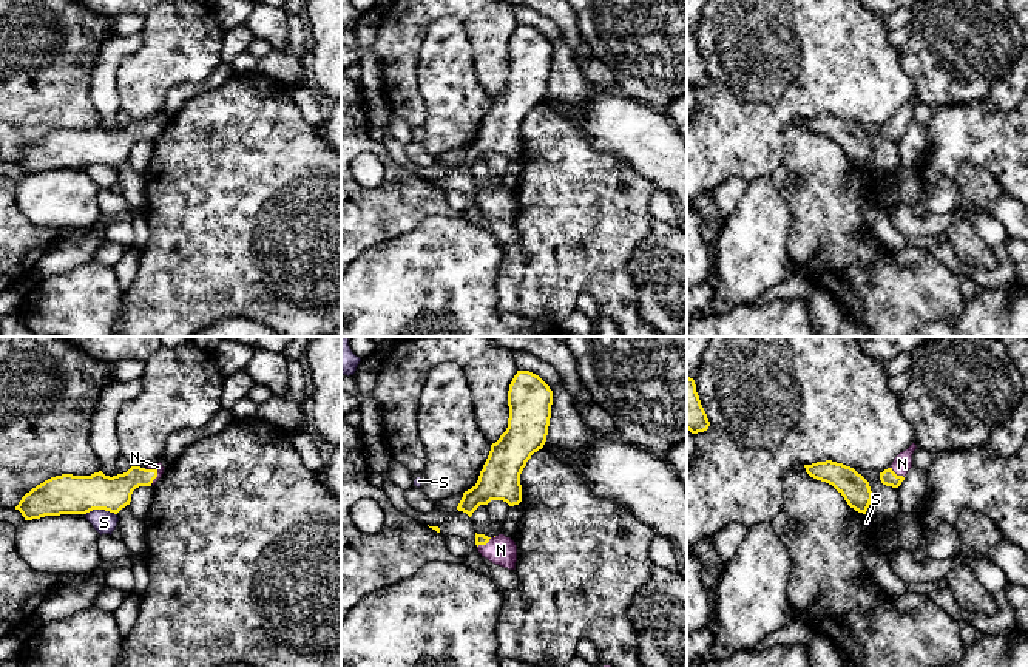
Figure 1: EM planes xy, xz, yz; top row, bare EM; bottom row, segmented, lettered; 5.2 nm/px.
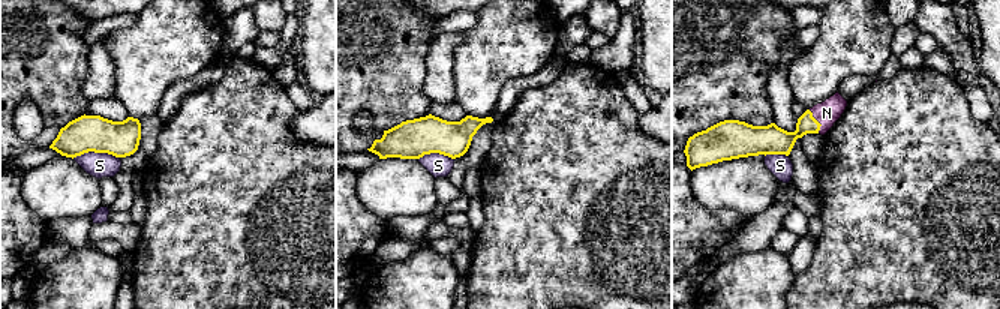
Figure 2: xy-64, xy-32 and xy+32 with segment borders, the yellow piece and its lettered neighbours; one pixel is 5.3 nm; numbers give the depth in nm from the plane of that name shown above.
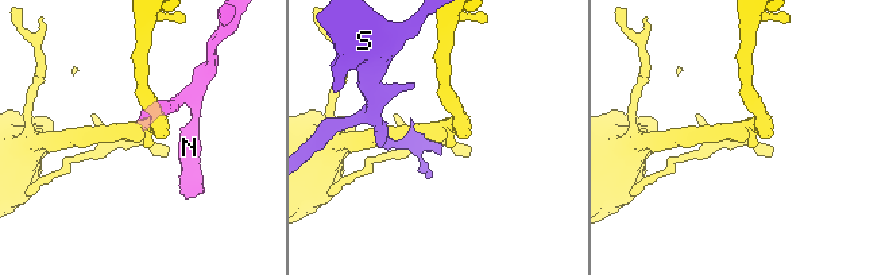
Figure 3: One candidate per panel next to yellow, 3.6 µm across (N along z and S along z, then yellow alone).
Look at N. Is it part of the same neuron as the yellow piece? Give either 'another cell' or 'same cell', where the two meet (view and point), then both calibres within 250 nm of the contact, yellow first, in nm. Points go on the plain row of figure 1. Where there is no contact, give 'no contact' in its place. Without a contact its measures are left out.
same cell; contact xy (156, 125); calibres 180 and 40 nm

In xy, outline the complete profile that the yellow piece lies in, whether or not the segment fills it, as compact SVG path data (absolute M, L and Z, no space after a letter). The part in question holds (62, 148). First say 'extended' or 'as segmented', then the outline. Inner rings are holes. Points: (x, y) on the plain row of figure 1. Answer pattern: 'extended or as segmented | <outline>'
extended | M159 116L147 122L131 120L127 127L113 131L102 125L91 130L56 130L26 147L15 164L22 167L25 174L45 170L86 168L93 164L117 168L130 159L136 142L154 141L164 124Z

